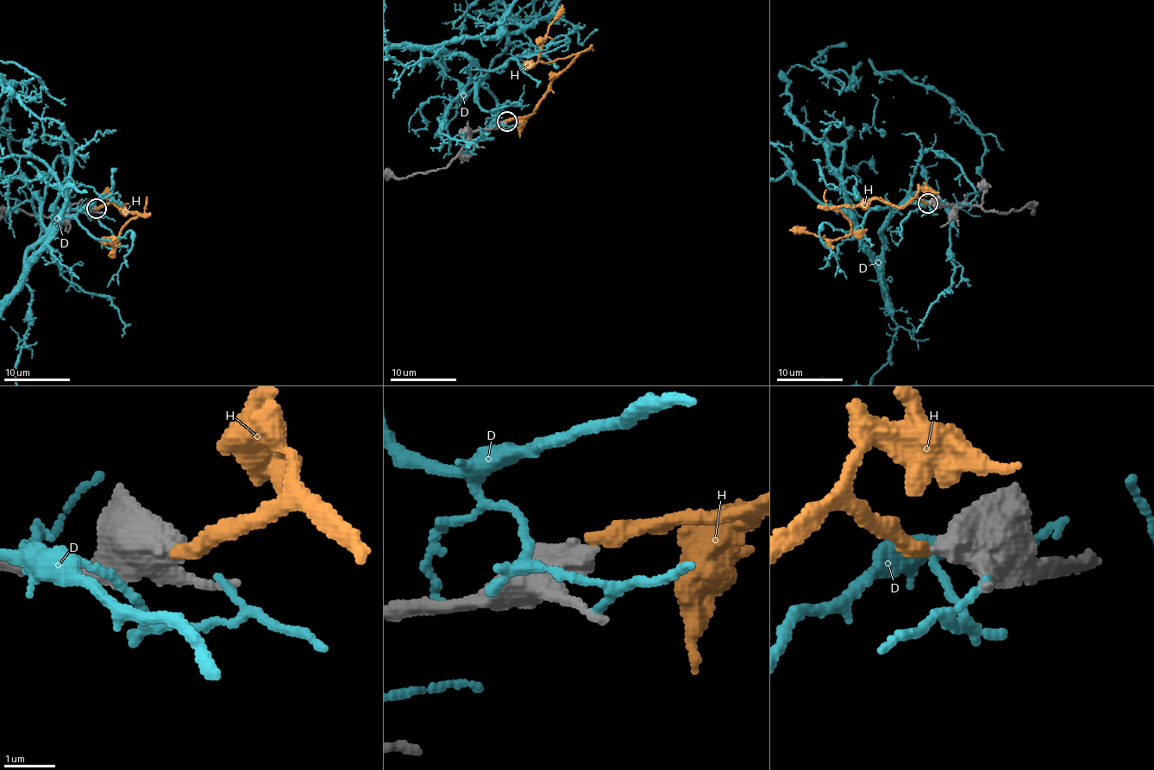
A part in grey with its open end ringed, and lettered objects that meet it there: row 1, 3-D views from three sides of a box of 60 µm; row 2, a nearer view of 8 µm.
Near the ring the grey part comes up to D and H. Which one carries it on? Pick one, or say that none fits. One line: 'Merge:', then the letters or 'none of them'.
Merge: H

